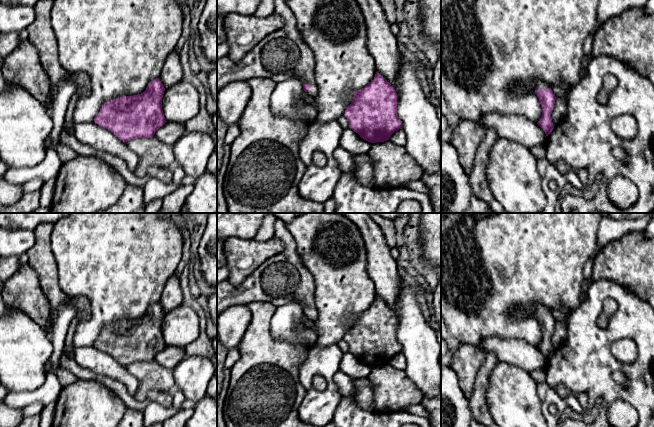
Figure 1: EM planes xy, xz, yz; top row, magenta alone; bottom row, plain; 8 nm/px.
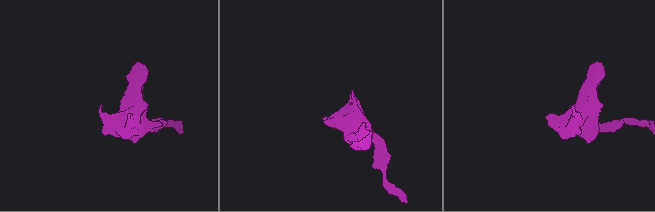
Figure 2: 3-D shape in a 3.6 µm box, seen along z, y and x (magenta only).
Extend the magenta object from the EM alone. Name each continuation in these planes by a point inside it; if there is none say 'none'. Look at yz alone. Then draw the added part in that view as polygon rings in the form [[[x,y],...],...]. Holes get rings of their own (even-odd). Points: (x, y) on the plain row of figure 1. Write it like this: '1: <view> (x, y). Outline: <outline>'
1: yz (539, 308). Outline: [[[537,304],[534,309],[534,313],[548,313],[548,311],[543,305]]]

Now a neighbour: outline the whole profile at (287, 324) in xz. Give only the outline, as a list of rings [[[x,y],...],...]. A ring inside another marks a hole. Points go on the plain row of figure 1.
[[[297,303],[276,307],[270,321],[270,331],[274,339],[304,348],[316,344],[318,338],[316,331],[305,324],[303,308]]]

